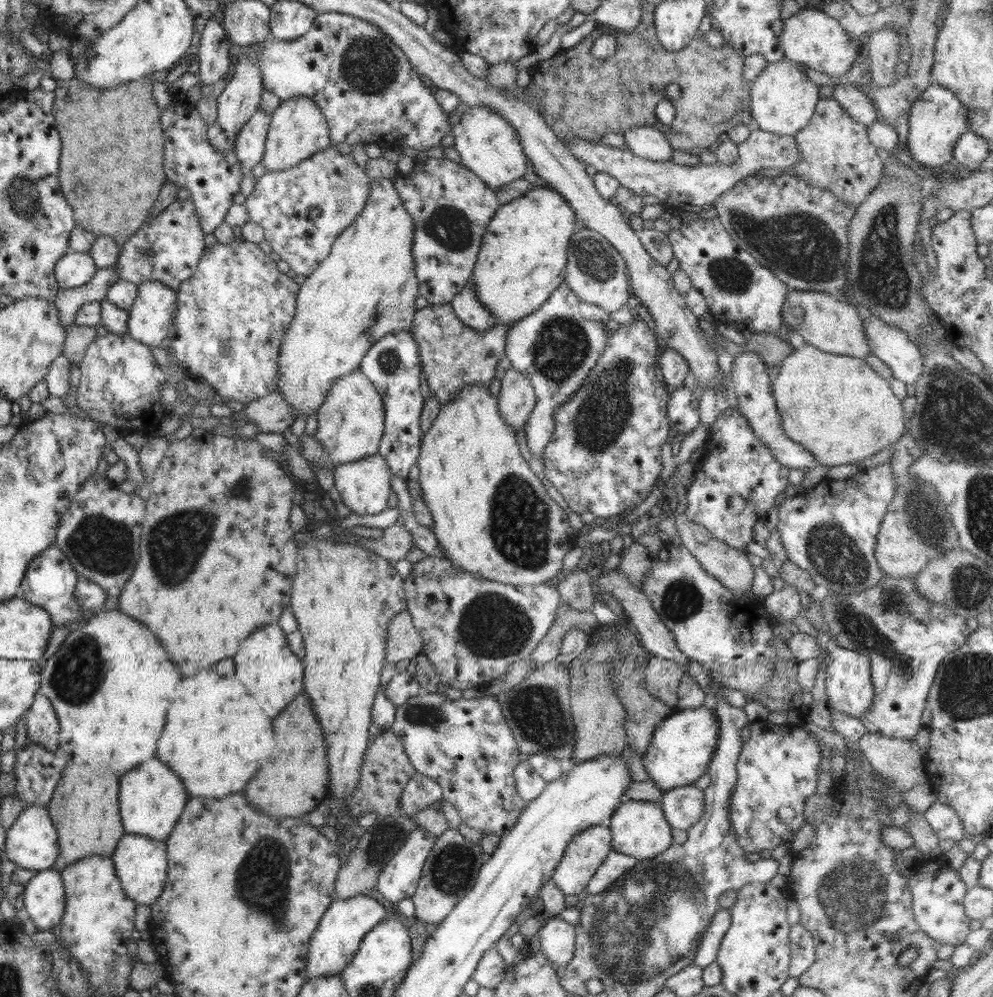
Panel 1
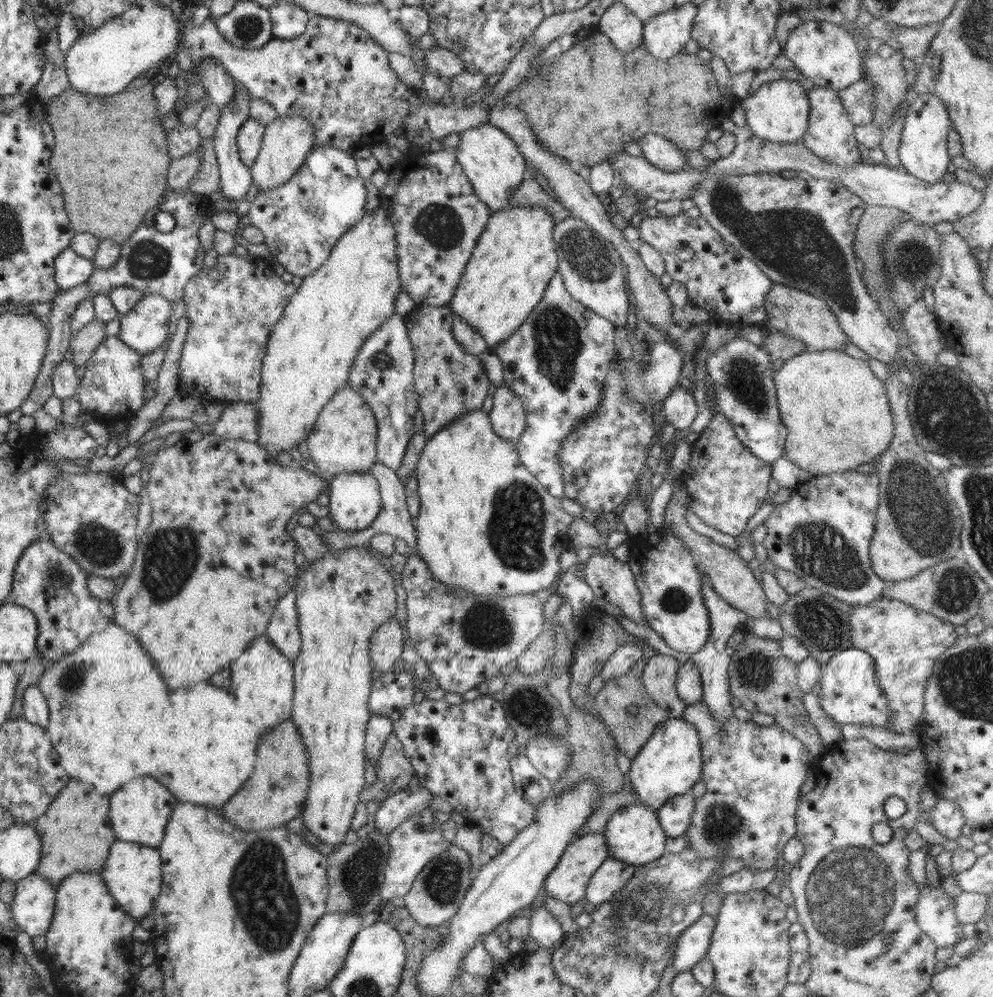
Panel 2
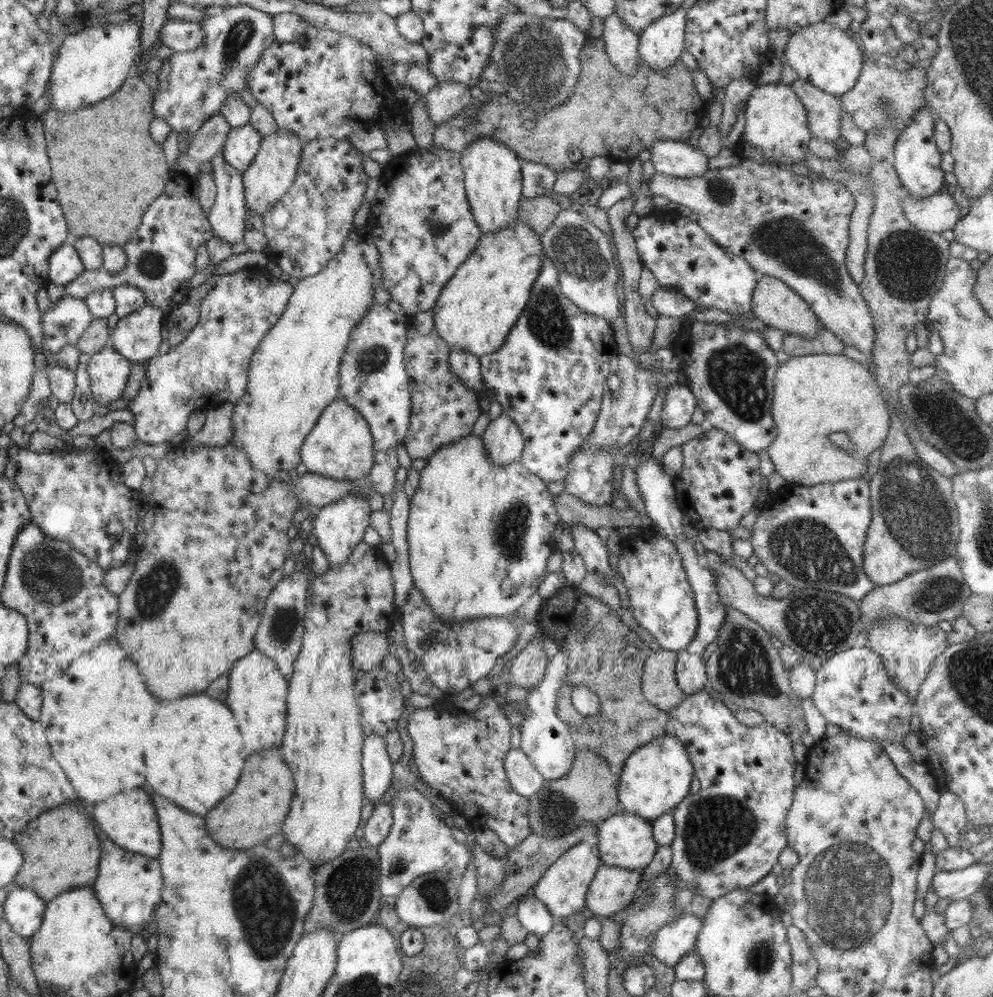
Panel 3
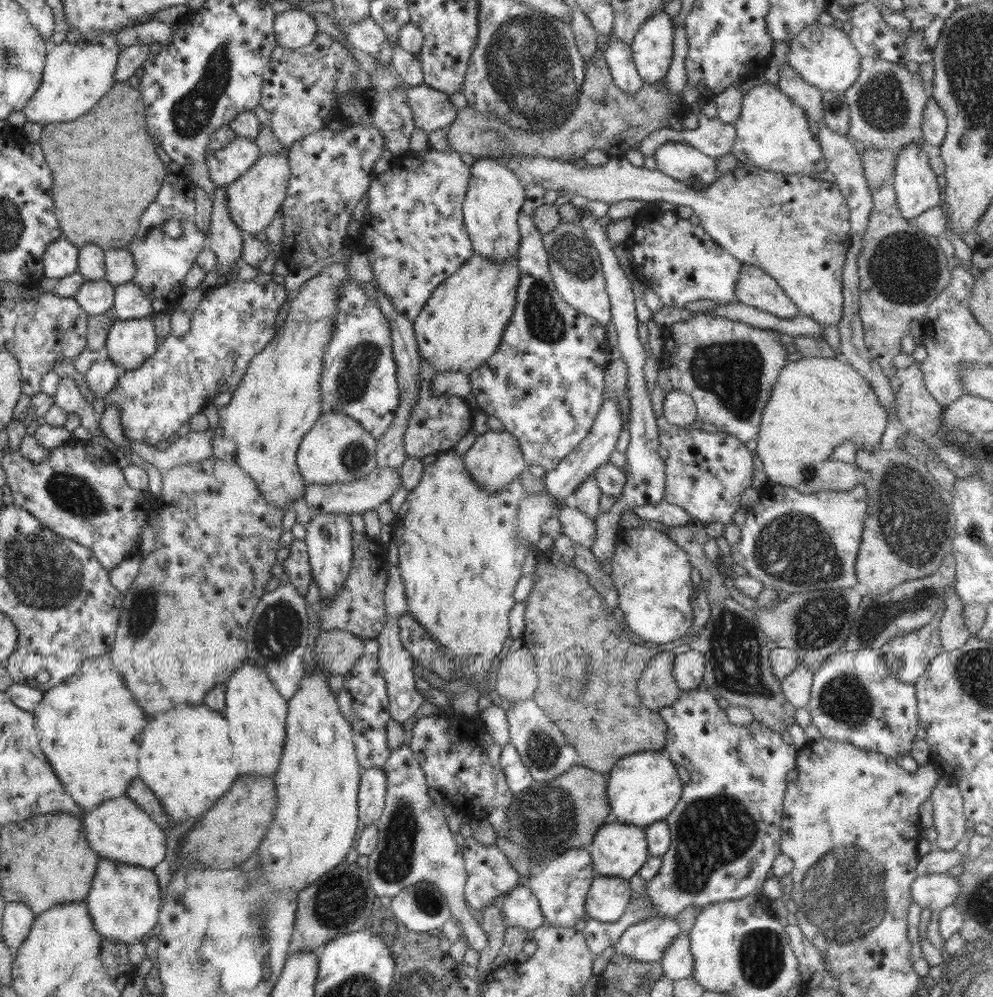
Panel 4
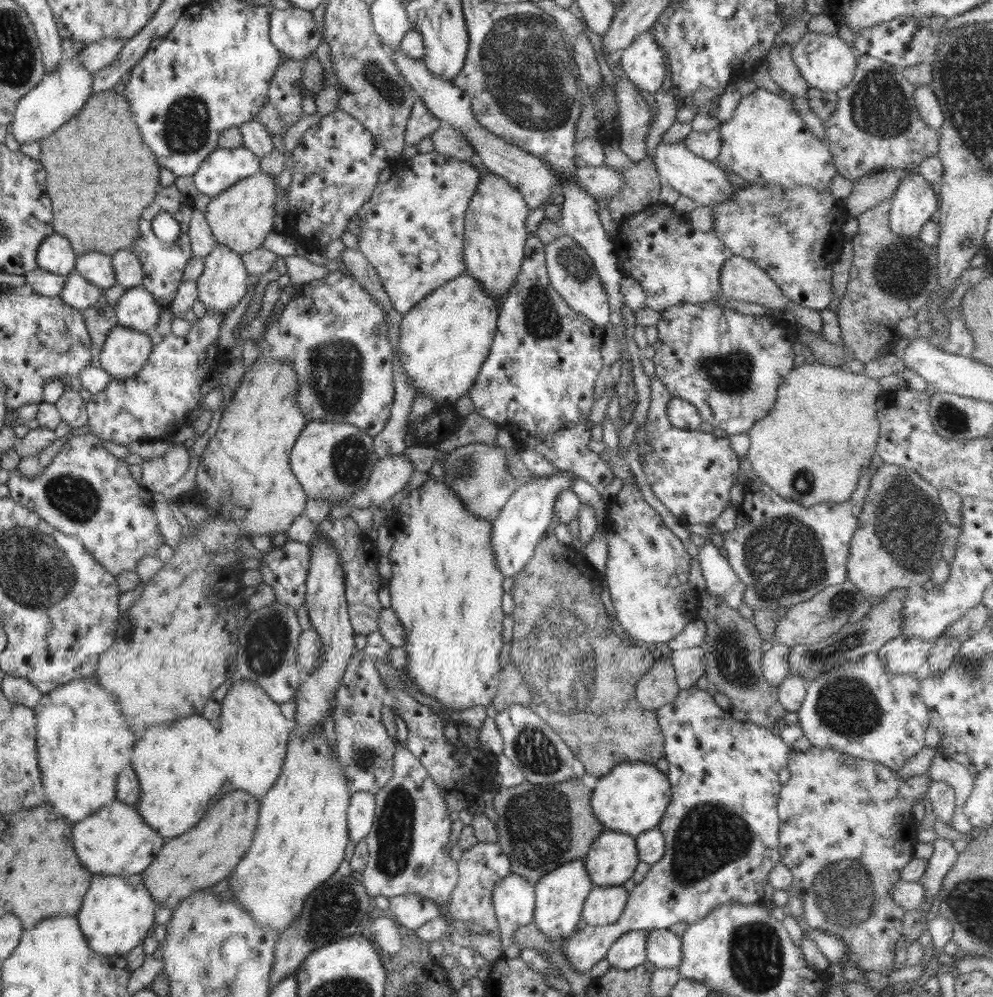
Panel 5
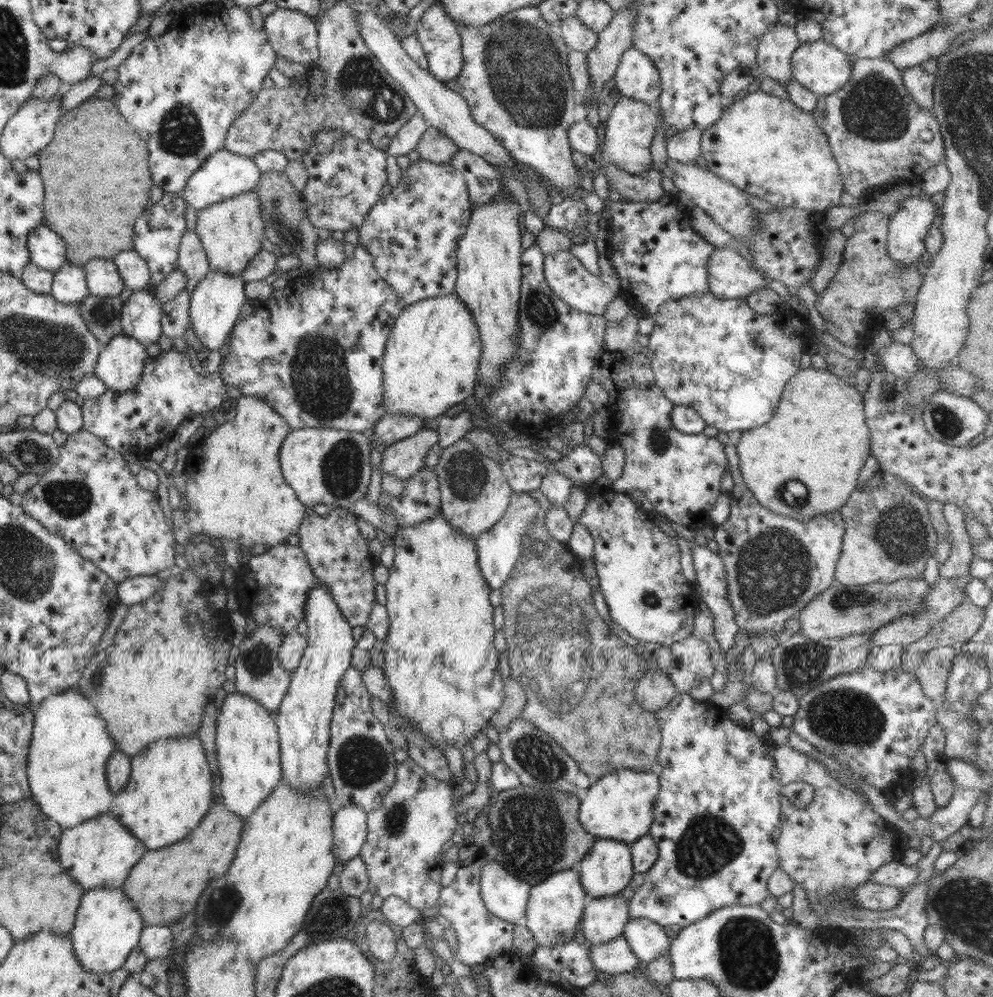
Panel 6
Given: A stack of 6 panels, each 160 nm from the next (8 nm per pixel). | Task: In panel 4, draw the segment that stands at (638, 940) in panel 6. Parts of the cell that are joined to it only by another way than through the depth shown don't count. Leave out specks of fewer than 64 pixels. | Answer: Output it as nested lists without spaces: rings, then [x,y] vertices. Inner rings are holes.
[[[682,932],[664,950],[661,958],[663,973],[672,980],[692,977],[694,959],[691,953],[689,933]]]

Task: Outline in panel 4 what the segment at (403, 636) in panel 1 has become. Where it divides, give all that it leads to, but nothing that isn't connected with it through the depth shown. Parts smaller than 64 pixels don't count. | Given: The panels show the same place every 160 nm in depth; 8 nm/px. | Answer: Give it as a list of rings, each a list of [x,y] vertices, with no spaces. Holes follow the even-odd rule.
[[[328,630],[314,644],[314,661],[331,675],[346,675],[364,656],[364,640],[350,632]]]

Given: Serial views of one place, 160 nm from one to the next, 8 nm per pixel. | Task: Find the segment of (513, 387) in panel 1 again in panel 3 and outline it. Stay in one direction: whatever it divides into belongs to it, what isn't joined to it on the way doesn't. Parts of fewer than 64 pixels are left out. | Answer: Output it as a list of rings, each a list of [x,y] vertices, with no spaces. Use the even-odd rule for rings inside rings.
[[[504,413],[489,422],[481,439],[489,459],[496,464],[521,460],[524,438],[518,425]]]

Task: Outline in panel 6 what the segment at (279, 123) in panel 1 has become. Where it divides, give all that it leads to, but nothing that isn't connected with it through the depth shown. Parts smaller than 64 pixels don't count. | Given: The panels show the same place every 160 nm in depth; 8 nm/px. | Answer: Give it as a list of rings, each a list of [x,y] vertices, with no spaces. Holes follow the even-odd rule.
[[[256,190],[217,202],[197,213],[195,233],[202,248],[206,250],[210,270],[221,270],[227,274],[241,274],[262,249],[264,220],[262,220],[261,200]]]

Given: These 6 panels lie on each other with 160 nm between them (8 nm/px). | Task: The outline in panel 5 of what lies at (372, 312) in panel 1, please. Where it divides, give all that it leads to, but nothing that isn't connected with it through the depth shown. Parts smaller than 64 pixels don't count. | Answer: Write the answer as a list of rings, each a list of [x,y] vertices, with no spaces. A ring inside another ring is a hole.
[[[258,357],[243,376],[231,402],[224,408],[218,429],[208,441],[196,470],[195,495],[203,499],[209,508],[217,508],[225,502],[219,510],[221,516],[225,520],[233,520],[245,534],[252,537],[286,532],[292,522],[305,512],[308,498],[302,485],[294,476],[289,459],[295,440],[306,423],[310,421],[297,405],[297,388],[297,374],[287,360]]]

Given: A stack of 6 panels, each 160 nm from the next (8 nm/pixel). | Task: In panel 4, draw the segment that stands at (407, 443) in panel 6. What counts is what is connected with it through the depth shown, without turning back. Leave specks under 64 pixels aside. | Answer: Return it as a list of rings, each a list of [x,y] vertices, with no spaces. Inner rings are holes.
[[[376,467],[364,479],[355,480],[346,484],[310,484],[305,487],[305,500],[313,515],[334,514],[359,514],[368,510],[375,510],[383,502],[388,501],[400,486],[399,471],[393,468]]]

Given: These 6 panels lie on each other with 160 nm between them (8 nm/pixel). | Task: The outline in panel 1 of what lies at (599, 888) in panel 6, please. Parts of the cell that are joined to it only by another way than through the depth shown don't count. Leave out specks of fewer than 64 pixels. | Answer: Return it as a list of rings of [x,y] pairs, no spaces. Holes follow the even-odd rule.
[[[624,799],[606,823],[611,830],[613,850],[637,859],[651,859],[673,844],[672,827],[664,811],[653,801]]]

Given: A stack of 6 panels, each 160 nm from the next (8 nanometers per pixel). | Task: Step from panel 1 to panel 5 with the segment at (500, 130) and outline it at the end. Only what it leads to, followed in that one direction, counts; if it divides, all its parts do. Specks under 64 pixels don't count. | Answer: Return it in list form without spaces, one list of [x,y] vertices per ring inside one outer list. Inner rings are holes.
[[[490,173],[480,178],[474,197],[470,201],[469,207],[465,212],[465,231],[464,231],[464,263],[465,272],[471,274],[482,286],[483,290],[490,296],[495,296],[497,300],[503,300],[504,296],[515,285],[522,260],[524,259],[524,248],[526,239],[526,217],[528,216],[528,205],[523,197],[514,189],[502,176]]]

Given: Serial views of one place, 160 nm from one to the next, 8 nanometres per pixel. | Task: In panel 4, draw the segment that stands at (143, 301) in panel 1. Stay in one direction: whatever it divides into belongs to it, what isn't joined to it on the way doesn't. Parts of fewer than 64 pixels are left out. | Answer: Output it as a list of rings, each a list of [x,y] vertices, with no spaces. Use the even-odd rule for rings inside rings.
[[[150,316],[138,320],[115,319],[107,332],[107,341],[103,355],[116,364],[122,370],[134,370],[141,368],[142,363],[149,359],[157,349],[156,333]]]

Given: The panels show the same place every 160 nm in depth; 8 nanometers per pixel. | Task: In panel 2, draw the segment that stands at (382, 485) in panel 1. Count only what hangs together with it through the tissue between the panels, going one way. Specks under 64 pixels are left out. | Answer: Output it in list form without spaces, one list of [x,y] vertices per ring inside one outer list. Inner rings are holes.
[[[342,472],[333,475],[329,482],[329,518],[339,530],[364,530],[368,528],[382,508],[379,484],[376,477],[366,472]]]

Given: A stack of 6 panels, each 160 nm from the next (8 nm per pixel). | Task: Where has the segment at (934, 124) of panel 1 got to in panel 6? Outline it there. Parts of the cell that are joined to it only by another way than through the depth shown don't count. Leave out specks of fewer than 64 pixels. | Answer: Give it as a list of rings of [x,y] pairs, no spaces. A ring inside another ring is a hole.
[[[911,197],[904,199],[900,208],[890,216],[887,229],[887,250],[890,259],[896,261],[900,267],[910,267],[920,258],[926,258],[925,238],[936,216],[937,205],[931,198],[918,199]]]

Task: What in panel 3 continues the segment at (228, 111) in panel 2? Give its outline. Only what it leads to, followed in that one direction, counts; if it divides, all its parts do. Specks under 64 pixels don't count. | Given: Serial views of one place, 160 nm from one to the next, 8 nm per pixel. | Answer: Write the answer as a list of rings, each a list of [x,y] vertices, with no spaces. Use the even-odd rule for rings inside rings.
[[[224,150],[214,157],[211,164],[217,192],[207,217],[213,236],[227,240],[230,245],[243,242],[249,227],[243,173],[224,161]]]

